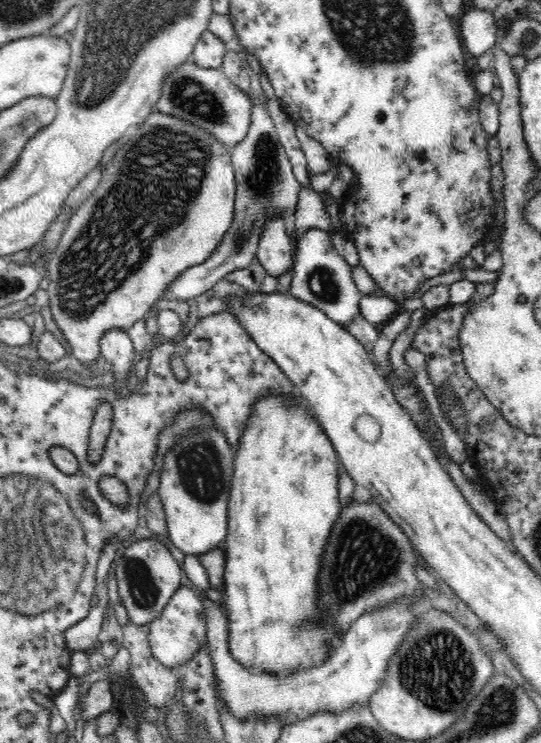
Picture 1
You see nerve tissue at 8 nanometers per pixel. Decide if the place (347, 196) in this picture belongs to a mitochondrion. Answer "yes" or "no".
no

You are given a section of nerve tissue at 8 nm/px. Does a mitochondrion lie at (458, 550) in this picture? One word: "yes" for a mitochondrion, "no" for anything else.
no

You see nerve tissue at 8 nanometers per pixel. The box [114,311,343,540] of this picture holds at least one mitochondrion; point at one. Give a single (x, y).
(201, 468)

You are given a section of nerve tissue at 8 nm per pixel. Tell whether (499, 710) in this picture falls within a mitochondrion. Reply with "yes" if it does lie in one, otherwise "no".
yes

